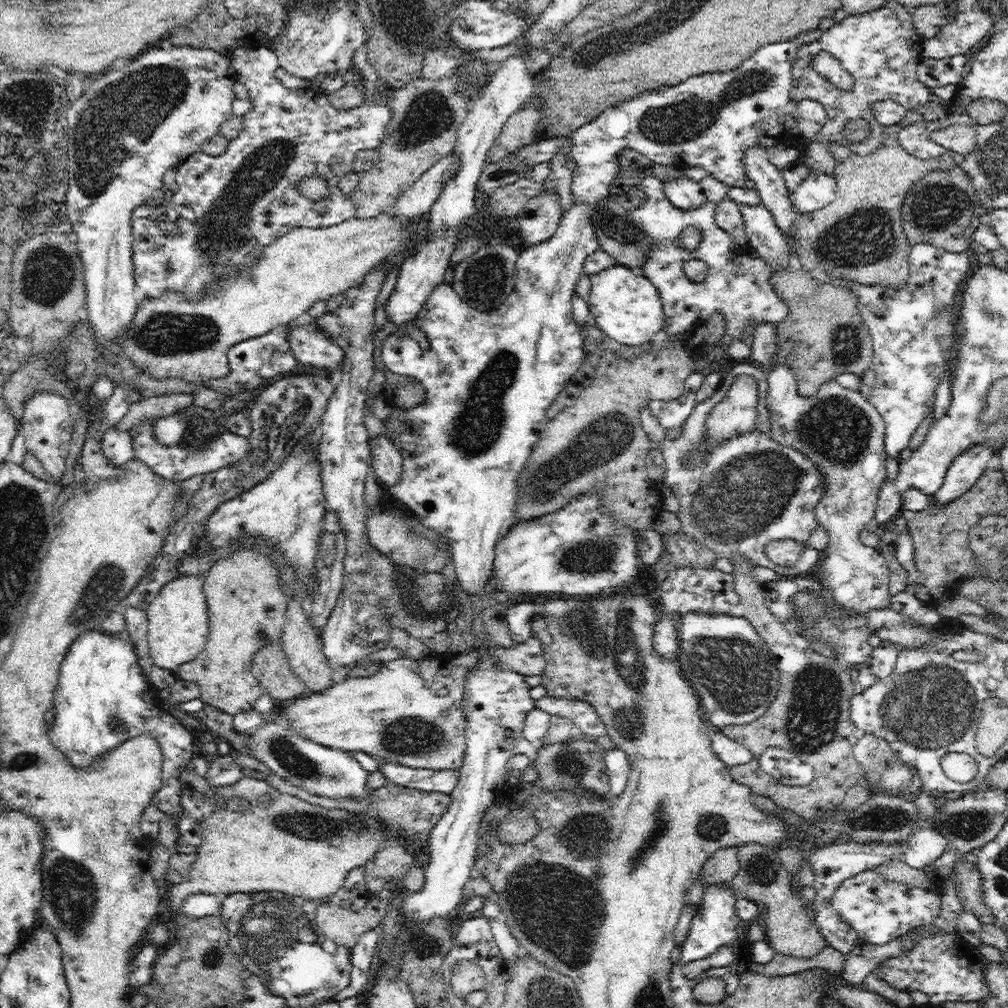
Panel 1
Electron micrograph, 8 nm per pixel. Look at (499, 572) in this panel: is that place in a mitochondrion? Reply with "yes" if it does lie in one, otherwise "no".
no

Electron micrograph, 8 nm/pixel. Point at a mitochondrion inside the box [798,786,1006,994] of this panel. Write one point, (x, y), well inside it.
(970, 824)

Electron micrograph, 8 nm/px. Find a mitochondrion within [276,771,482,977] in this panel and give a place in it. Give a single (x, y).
(425, 947)

